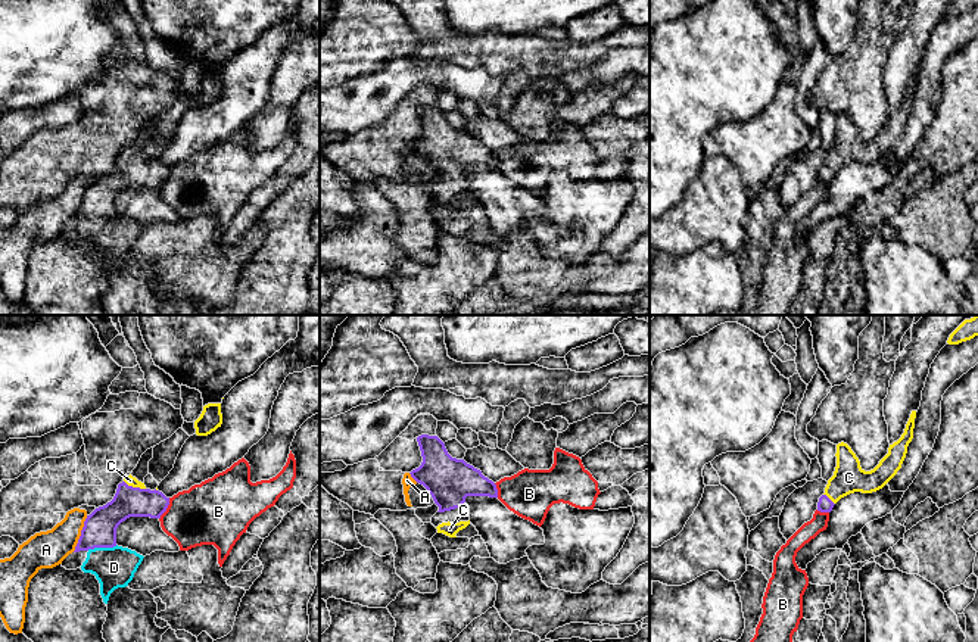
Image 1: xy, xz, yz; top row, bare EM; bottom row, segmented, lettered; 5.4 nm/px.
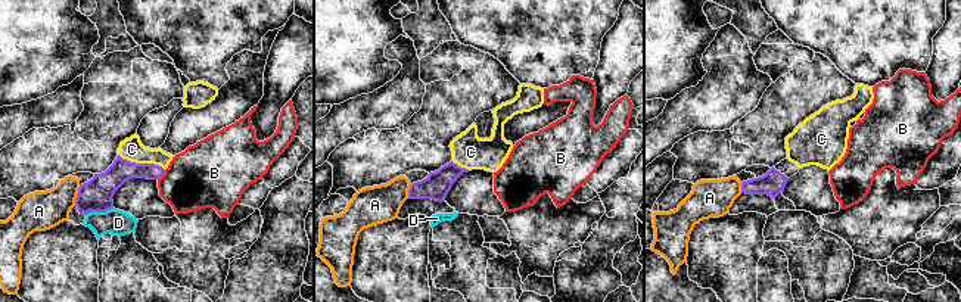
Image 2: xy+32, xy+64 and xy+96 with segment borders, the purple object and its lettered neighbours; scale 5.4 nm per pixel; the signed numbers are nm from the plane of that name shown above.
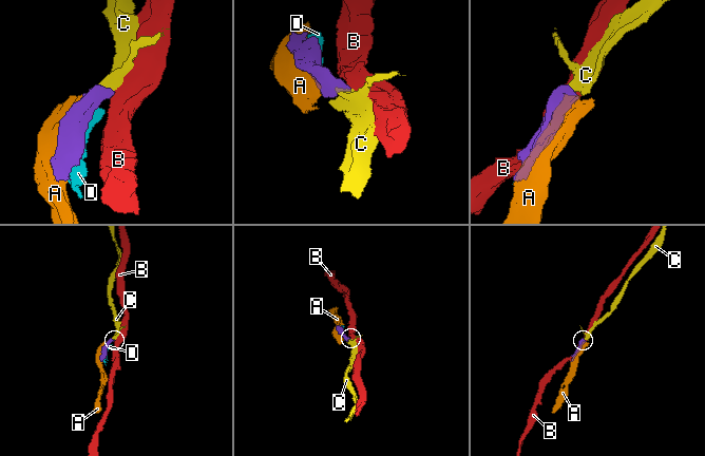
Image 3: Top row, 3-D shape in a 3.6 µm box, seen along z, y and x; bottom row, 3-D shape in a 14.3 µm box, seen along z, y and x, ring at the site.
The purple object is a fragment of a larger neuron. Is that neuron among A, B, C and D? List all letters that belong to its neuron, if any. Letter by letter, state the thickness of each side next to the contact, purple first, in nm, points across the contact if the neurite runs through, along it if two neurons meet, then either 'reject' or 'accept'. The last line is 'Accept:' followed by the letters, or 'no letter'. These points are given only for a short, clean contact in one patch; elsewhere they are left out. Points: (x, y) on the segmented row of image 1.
A: 180 nm thick on the purple side, 200 nm on the other; reject
B: 170 nm thick on the purple side, 340 nm on the other; border along xy (170, 498), (170, 504), (159, 519); reject
C: 170 nm thick on the purple side, 60 nm on the other; runs through xy (128, 501), (134, 488), (130, 480); accept
D: 180 nm thick on the purple side, 220 nm on the other; reject
Accept: C

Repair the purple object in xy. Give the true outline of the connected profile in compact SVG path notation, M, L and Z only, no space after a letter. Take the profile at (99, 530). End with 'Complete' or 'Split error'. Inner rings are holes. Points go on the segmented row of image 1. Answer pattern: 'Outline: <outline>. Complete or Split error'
Outline: M131 474L118 484L110 502L96 508L84 521L74 552L116 546L116 529L130 517L161 518L169 505L162 492L150 490Z. Split error

